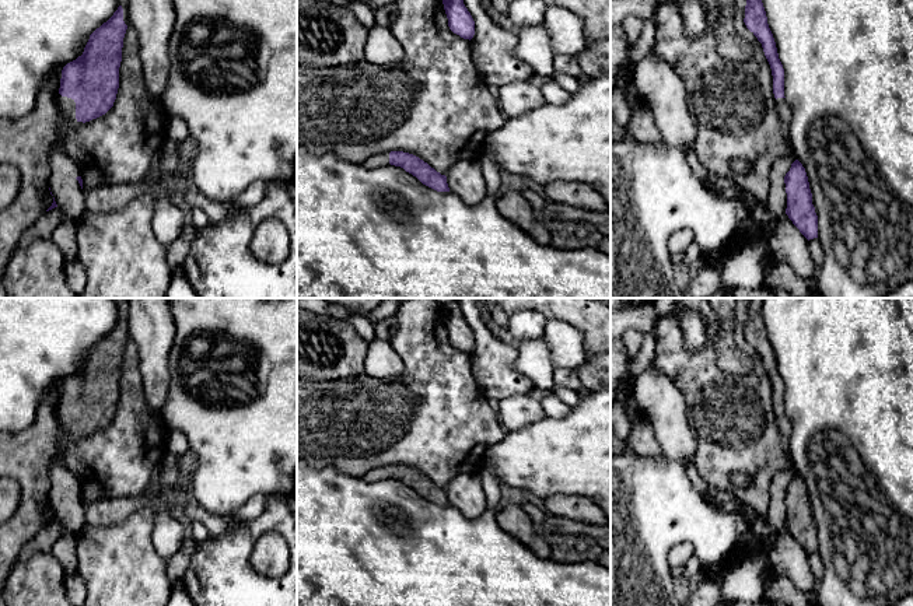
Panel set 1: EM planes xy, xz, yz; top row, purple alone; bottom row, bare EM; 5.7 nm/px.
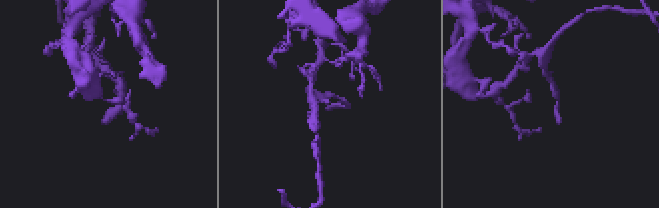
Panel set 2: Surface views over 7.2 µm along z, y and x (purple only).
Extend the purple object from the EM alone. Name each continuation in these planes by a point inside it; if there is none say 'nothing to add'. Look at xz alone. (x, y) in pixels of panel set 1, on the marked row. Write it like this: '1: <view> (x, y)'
1: xz (380, 160)

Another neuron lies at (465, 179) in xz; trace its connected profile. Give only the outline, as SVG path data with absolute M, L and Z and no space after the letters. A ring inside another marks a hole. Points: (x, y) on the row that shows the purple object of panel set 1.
M461 160L445 176L449 192L468 206L475 206L489 196L479 160Z

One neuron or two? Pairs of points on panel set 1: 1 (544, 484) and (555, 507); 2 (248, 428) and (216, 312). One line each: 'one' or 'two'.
1: two
2: one

